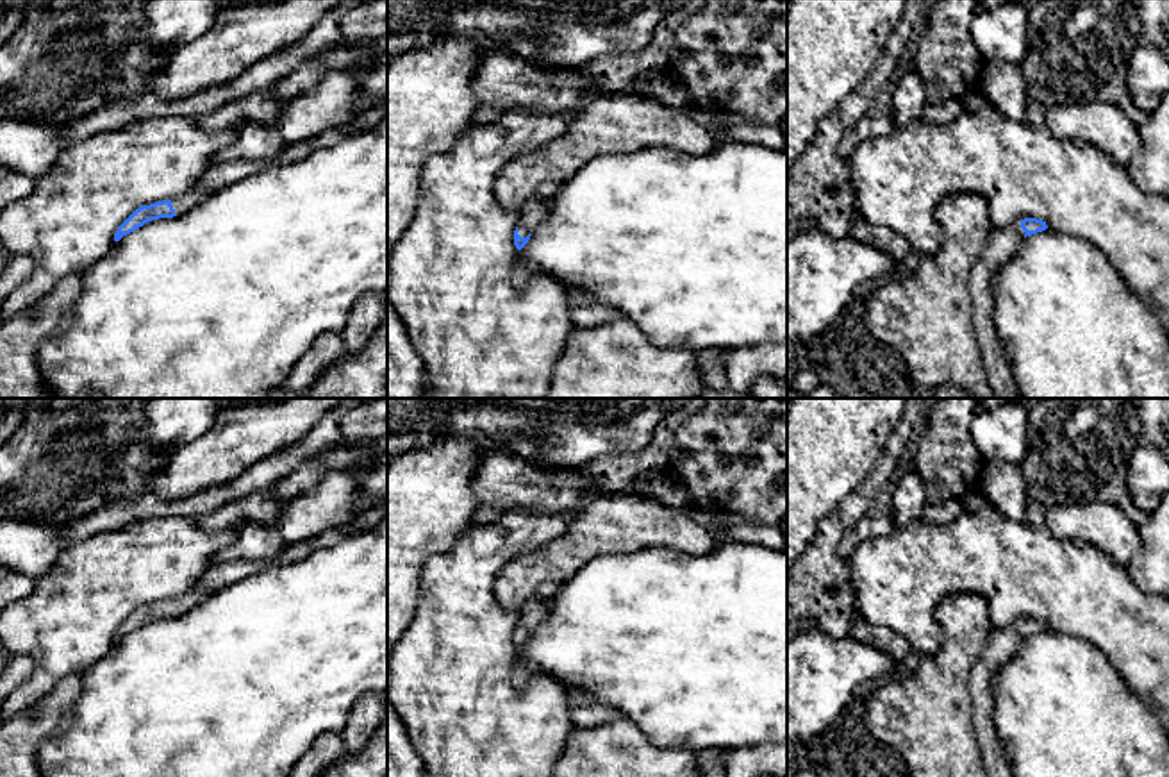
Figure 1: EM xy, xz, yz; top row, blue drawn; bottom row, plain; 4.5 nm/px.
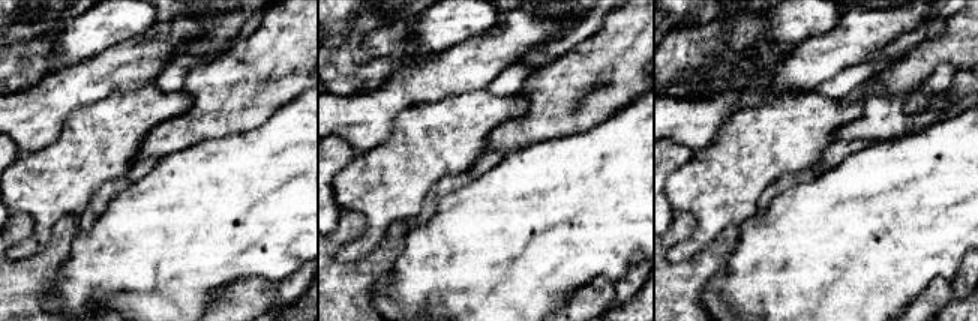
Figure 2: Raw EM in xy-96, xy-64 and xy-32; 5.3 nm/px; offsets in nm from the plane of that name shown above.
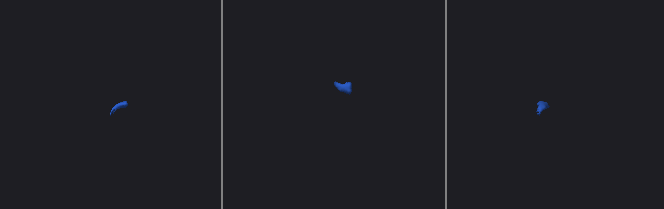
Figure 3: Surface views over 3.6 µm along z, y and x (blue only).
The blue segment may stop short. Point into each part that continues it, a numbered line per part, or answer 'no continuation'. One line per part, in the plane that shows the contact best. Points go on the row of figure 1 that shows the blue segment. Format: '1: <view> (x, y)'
1: xy (184, 202)
2: xz (534, 211)

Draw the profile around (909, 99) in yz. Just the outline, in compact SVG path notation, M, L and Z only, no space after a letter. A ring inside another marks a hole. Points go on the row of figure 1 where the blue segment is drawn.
M905 68L891 91L894 127L905 127L923 118L926 105L924 84L912 68Z

